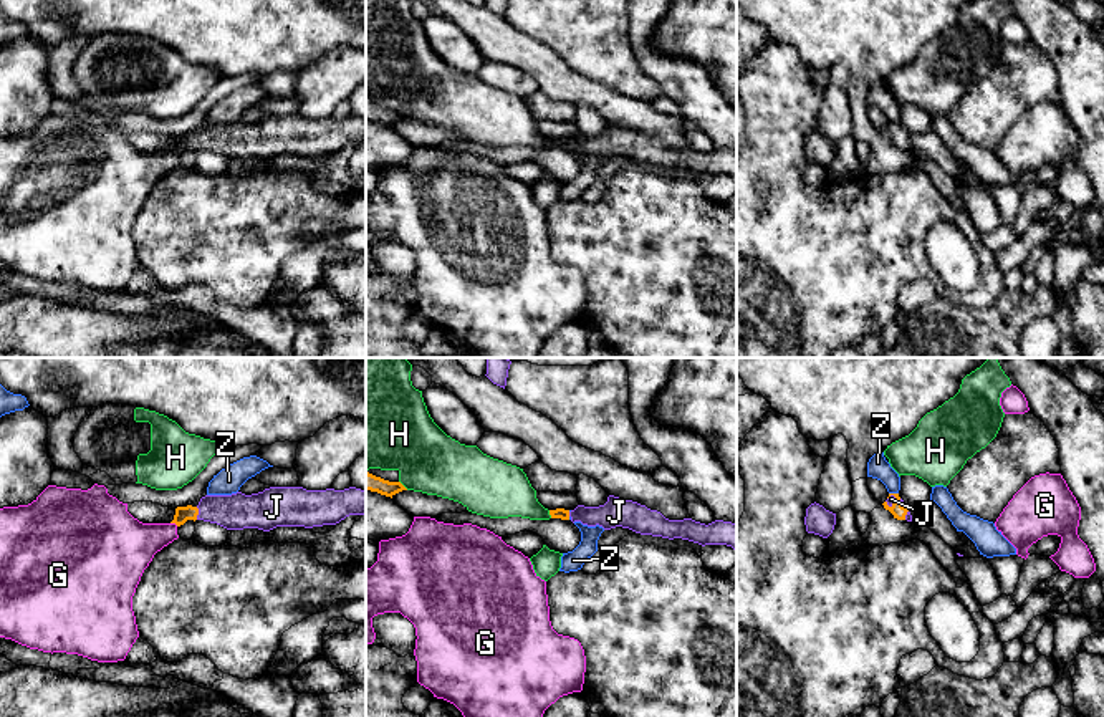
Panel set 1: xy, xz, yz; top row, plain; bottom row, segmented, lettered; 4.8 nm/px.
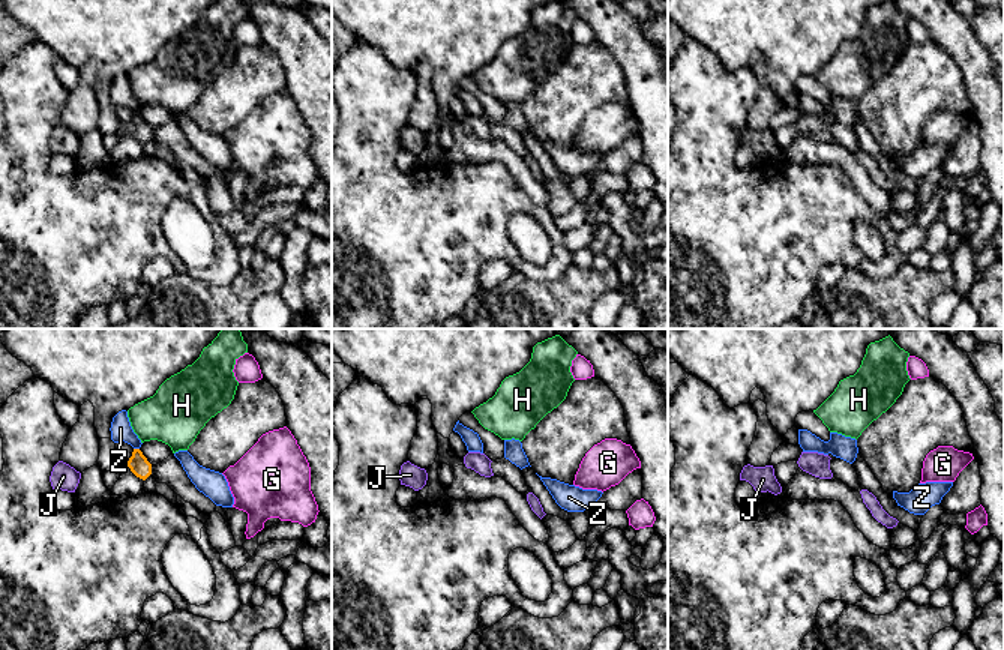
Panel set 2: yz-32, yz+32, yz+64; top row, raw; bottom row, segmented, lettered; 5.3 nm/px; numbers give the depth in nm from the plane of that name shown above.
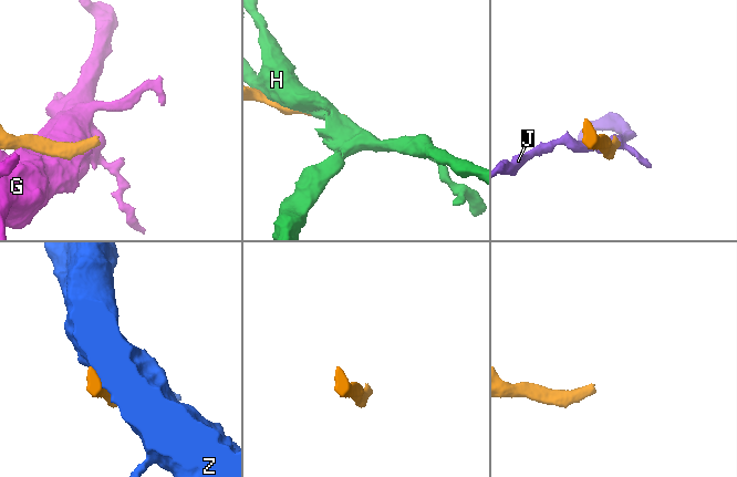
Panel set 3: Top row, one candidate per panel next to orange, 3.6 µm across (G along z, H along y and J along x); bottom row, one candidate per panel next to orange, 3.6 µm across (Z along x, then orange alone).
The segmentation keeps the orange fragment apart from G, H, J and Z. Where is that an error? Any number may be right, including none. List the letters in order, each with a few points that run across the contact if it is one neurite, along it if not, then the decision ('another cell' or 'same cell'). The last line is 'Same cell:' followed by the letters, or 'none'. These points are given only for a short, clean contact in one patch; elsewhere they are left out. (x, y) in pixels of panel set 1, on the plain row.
G: another cell
H: another cell
J: line xy (182, 143), (197, 143), (234, 141); same cell
Z: another cell
Same cell: J

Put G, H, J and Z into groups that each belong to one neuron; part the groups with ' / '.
G / H / J / Z

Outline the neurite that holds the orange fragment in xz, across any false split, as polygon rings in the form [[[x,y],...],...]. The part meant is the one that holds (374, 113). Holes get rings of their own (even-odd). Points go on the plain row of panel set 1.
[[[366,99],[366,119],[377,121],[386,126],[394,126],[396,123],[407,119],[401,111],[389,111],[376,106]]]

